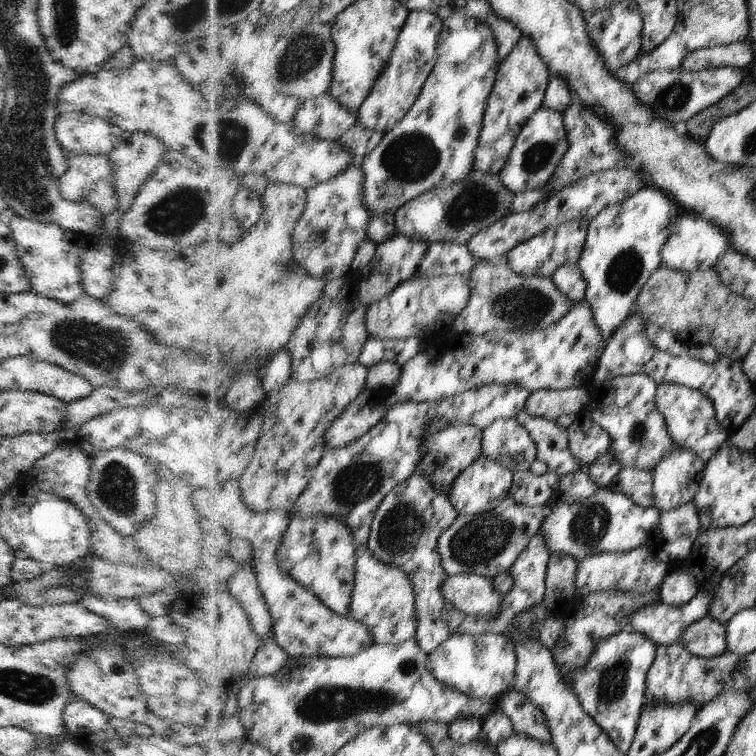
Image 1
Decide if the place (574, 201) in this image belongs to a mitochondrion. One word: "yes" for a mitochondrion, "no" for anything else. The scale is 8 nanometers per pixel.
no

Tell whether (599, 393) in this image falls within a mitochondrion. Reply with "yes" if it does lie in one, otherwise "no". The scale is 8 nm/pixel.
no

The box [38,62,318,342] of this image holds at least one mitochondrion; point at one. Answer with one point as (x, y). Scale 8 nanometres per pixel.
(180, 210)

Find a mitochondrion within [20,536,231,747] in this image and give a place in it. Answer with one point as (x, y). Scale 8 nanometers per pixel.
(48, 589)

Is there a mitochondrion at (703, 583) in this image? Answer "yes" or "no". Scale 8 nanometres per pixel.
no

